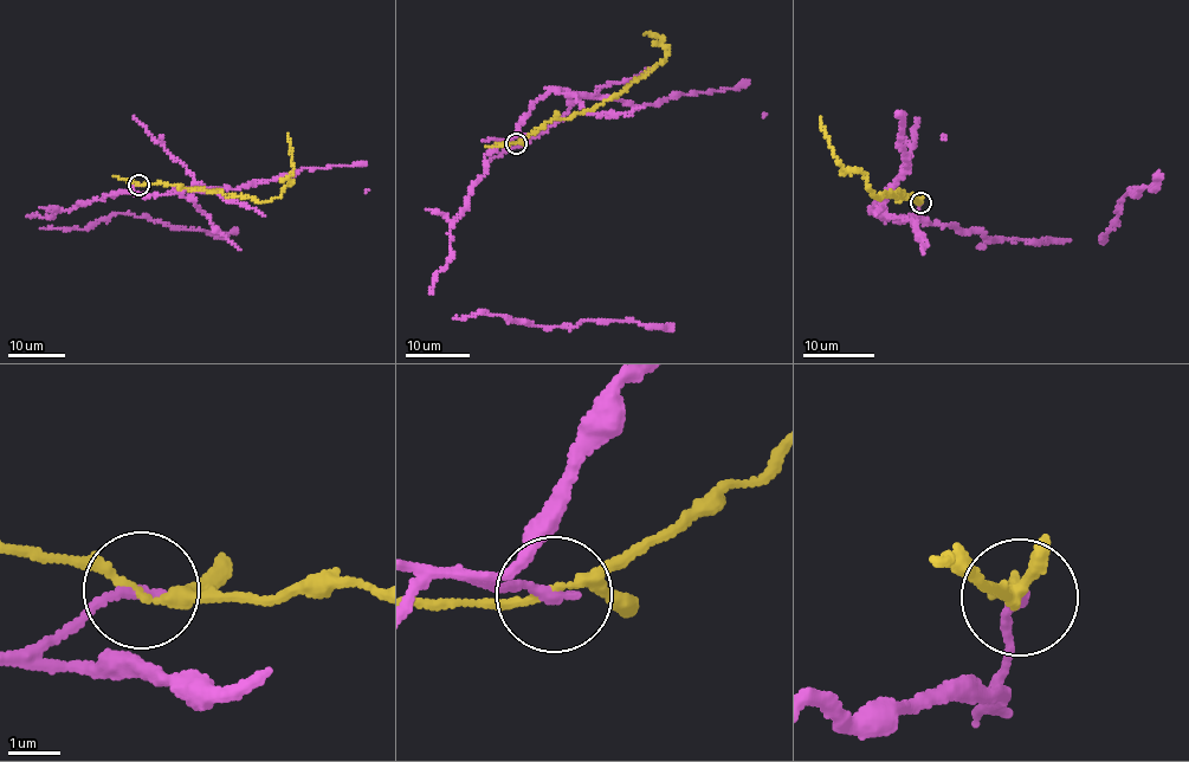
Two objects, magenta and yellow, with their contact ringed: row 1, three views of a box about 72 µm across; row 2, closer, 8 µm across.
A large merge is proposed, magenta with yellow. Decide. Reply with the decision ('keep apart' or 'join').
keep apart

